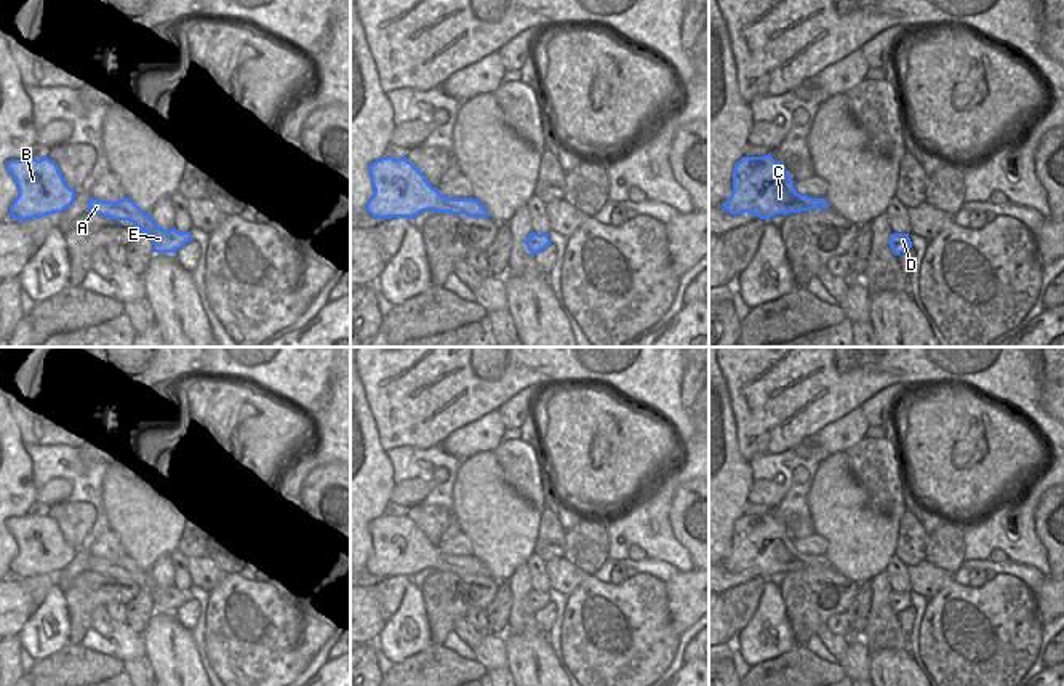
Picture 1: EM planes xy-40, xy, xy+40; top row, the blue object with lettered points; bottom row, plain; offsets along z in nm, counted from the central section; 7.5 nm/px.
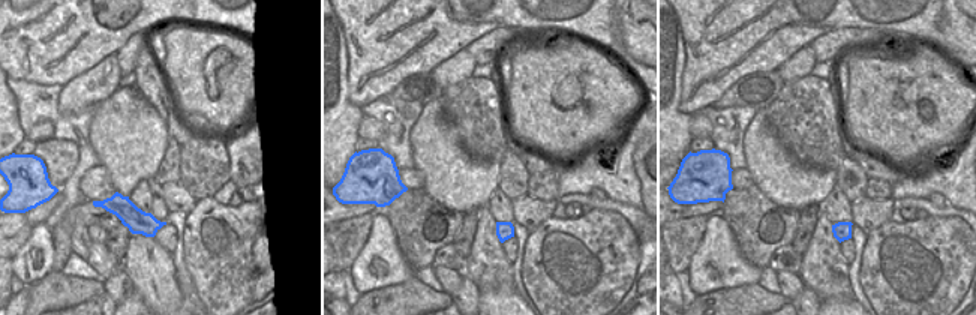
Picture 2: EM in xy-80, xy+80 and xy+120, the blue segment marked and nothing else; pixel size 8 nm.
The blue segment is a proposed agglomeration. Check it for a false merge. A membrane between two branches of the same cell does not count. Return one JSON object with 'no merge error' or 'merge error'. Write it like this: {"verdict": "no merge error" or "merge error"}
{"verdict": "no merge error"}

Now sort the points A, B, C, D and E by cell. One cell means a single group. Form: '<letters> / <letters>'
A B C D E

